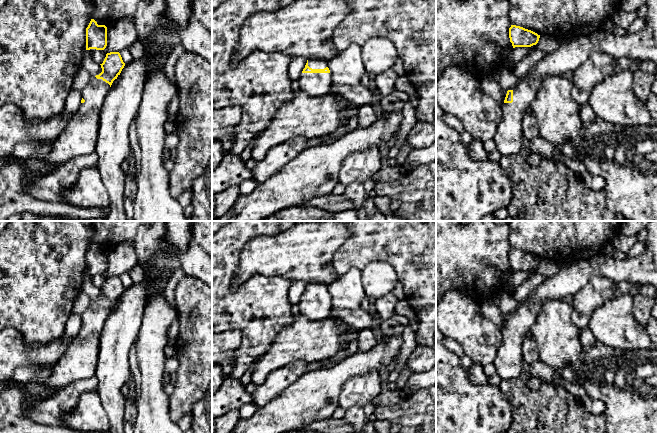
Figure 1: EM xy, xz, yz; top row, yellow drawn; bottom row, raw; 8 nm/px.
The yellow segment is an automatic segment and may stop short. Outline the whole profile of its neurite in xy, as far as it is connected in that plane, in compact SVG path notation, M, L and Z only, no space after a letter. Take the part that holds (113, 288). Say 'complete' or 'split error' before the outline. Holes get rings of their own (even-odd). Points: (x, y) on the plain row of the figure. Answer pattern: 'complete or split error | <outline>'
split error | M110 276L101 289L102 296L93 300L81 314L82 324L66 353L53 365L49 379L43 383L49 389L61 390L80 379L95 376L100 335L105 321L125 287L119 276Z

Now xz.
split error | M321 283L307 284L300 301L300 315L309 320L323 320L330 317L332 298L328 286Z

